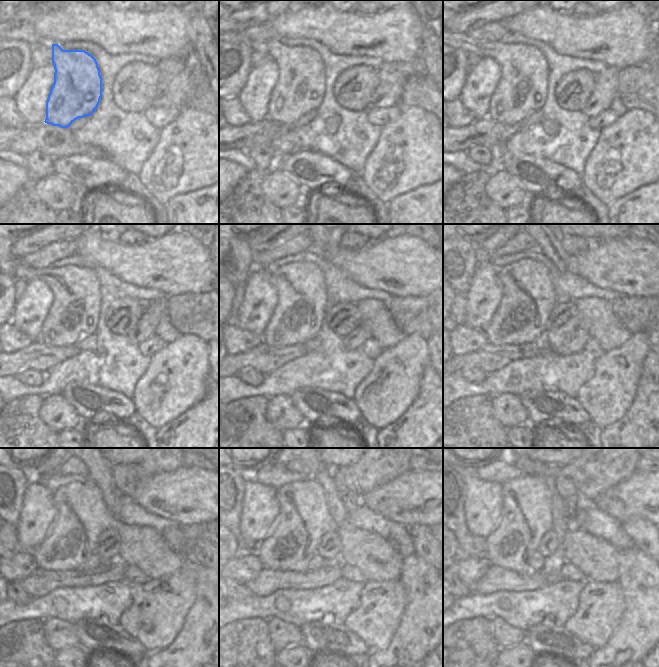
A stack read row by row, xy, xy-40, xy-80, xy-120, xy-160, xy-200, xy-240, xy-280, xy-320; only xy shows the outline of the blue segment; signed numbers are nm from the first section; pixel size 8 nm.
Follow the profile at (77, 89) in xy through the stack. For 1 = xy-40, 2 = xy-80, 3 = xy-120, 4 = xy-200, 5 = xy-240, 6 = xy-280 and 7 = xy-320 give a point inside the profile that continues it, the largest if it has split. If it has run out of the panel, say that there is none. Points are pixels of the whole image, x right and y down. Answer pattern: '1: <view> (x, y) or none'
1: xy-40 (300, 87)
2: xy-80 (523, 87)
3: xy-120 (75, 311)
4: xy-200 (528, 296)
5: xy-240 (81, 515)
6: xy-280 (303, 519)
7: xy-320 (526, 516)

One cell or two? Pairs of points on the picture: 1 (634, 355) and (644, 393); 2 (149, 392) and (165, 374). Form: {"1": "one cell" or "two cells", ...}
{"1": "two cells", "2": "one cell"}

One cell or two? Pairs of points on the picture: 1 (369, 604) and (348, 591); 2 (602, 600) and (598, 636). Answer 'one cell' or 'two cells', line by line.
1: two cells
2: one cell

